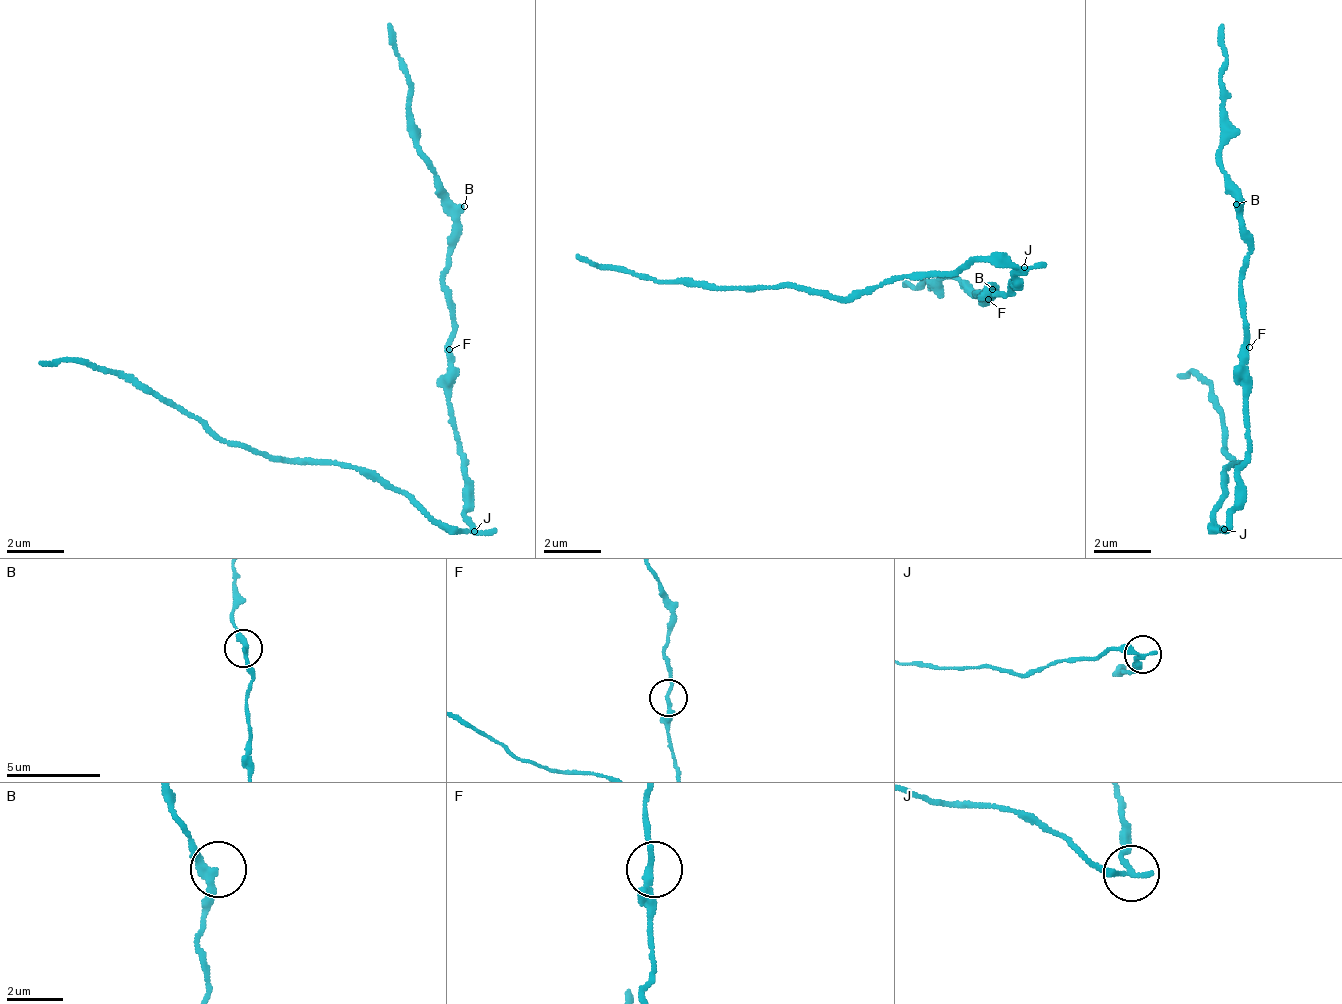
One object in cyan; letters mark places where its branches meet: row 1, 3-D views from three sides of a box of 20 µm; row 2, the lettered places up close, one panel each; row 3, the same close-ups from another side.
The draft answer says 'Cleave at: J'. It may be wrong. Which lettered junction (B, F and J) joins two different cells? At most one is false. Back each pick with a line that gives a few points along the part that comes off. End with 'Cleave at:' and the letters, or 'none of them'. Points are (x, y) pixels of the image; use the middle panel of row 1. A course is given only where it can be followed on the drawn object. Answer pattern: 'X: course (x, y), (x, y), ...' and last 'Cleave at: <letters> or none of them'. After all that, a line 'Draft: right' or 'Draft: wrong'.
J: course (1022, 265), (986, 258), (919, 274), (882, 288), (819, 295), (671, 283), (578, 255)
Cleave at: J
Draft: right

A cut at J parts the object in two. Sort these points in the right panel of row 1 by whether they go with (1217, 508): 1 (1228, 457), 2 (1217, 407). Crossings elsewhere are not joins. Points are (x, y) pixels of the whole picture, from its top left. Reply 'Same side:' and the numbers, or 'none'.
Same side: 1, 2

